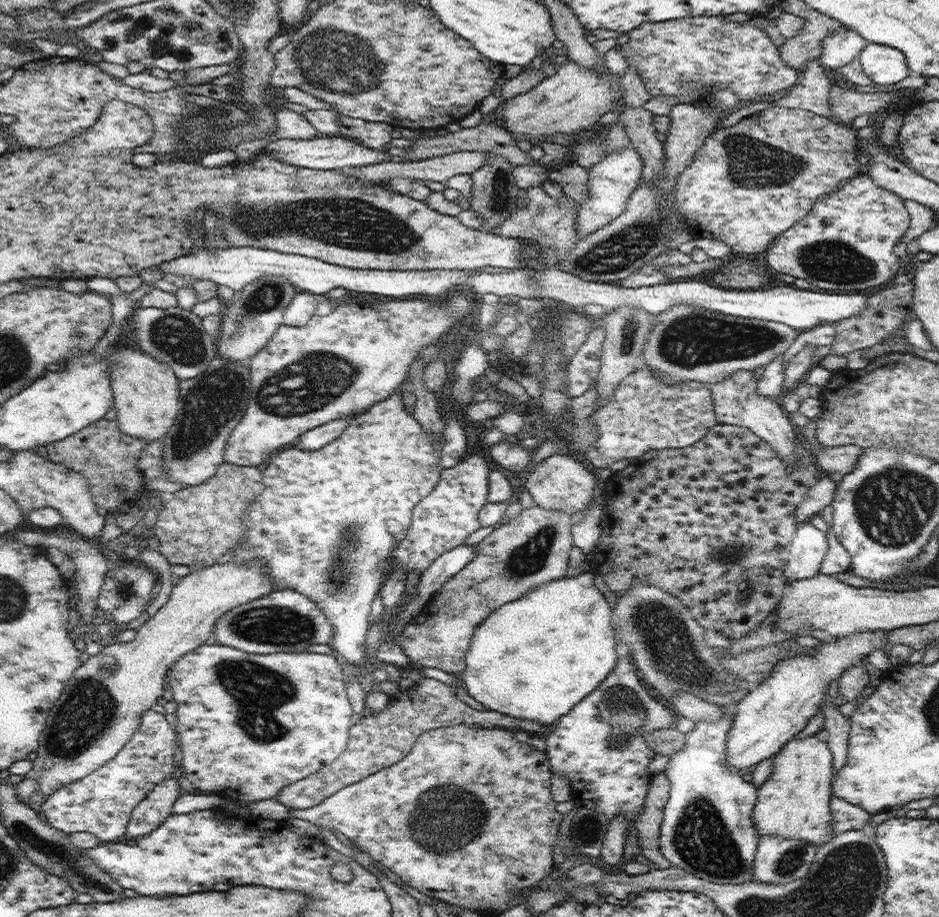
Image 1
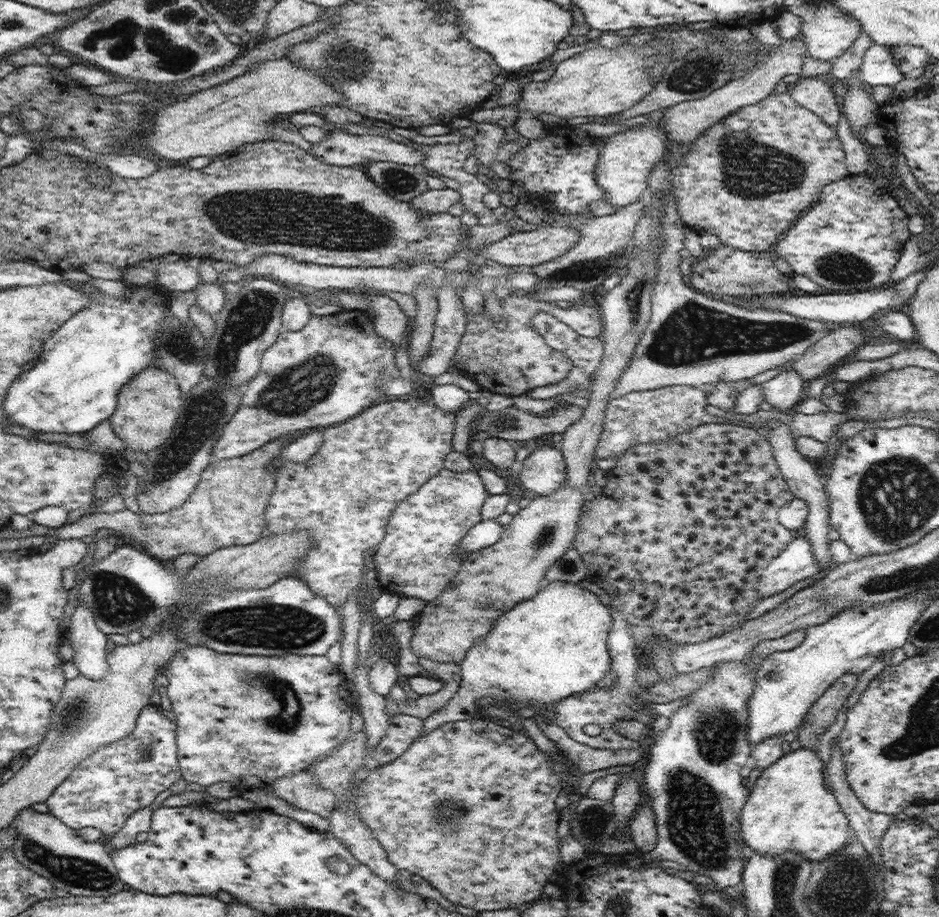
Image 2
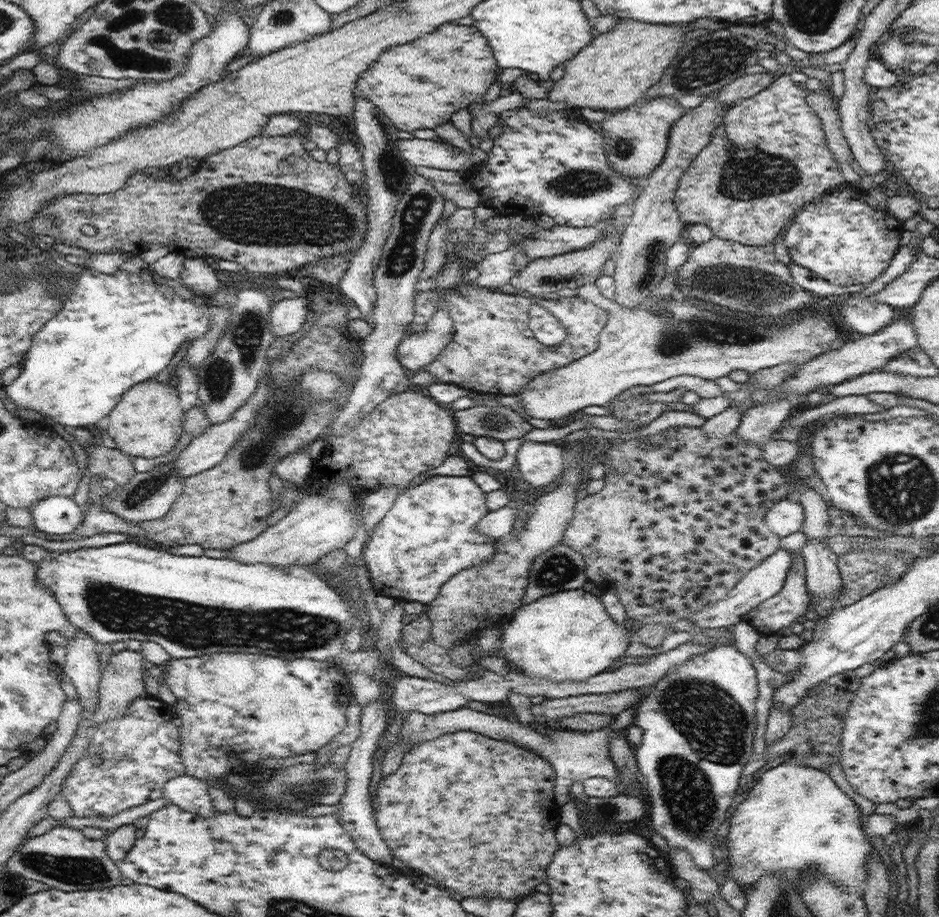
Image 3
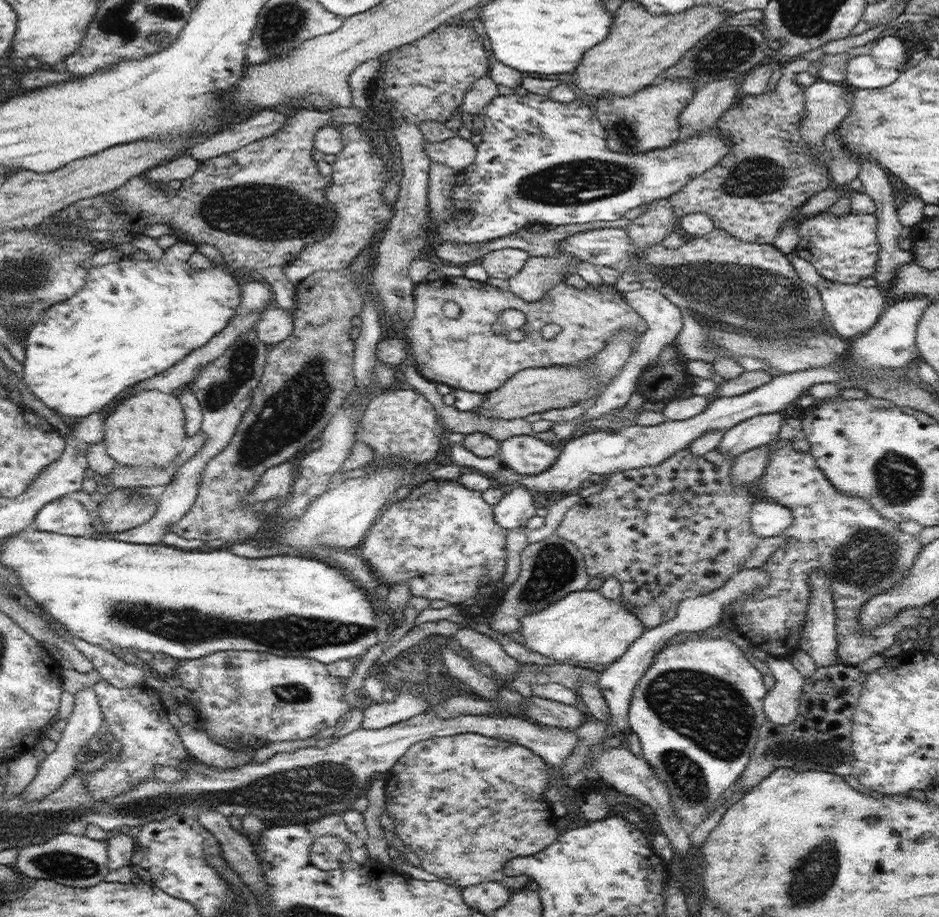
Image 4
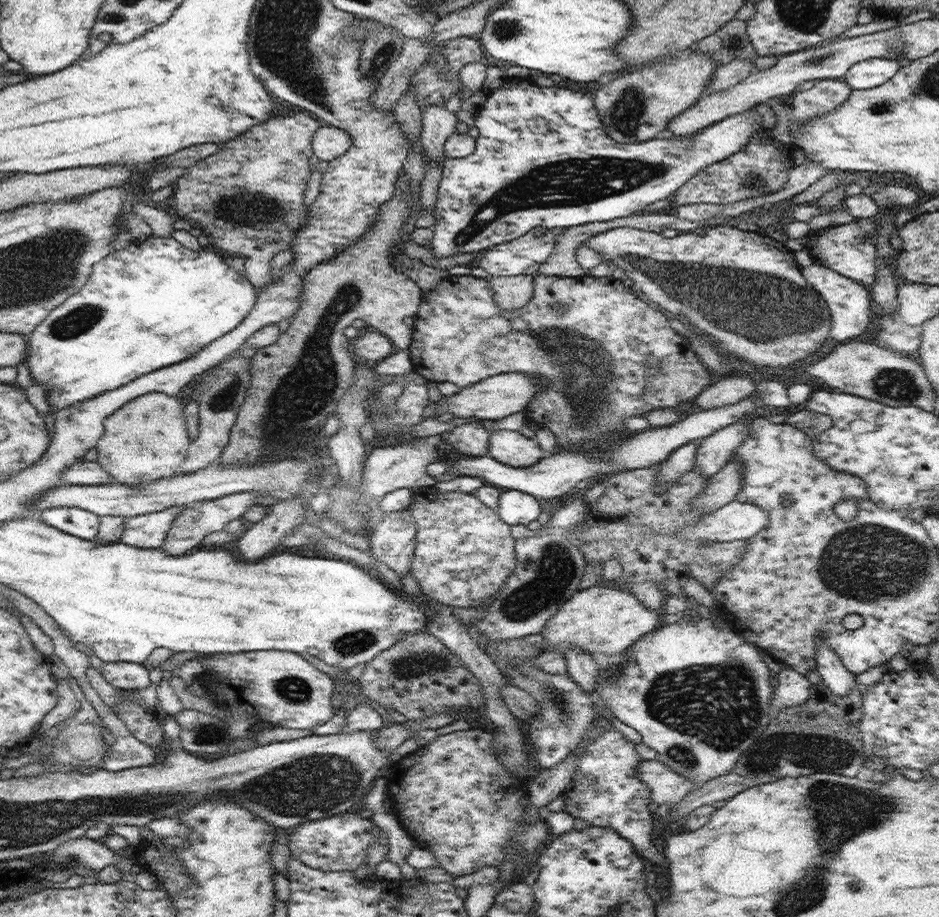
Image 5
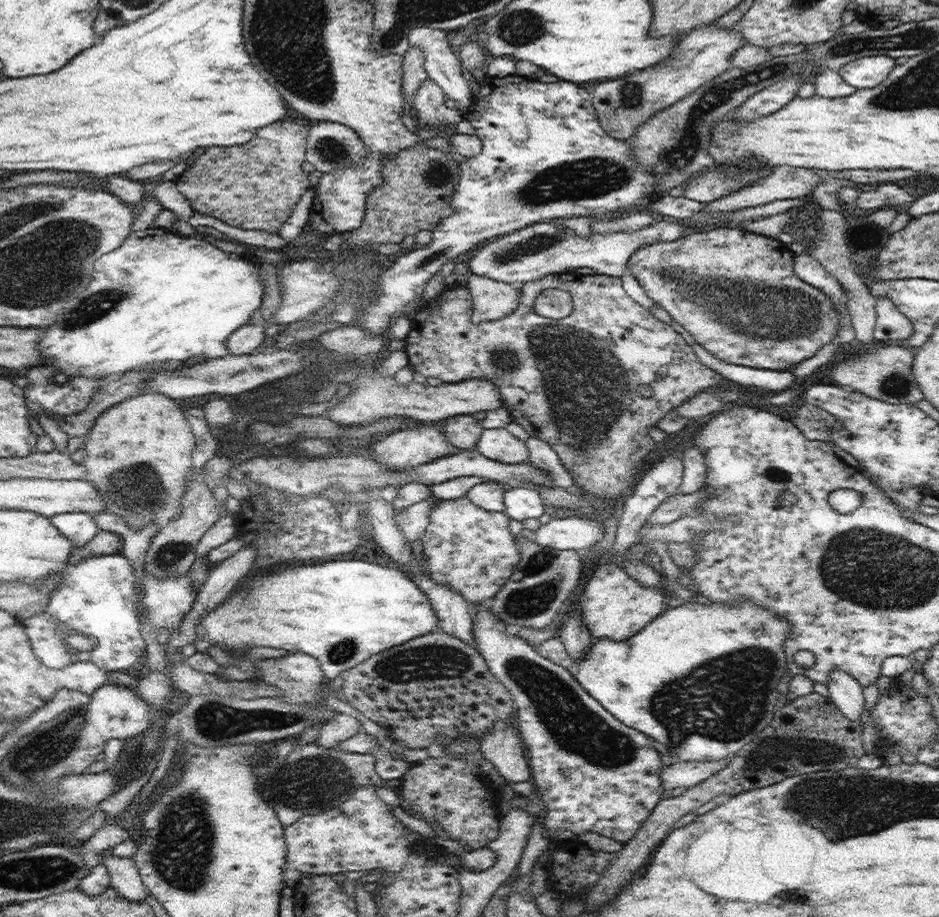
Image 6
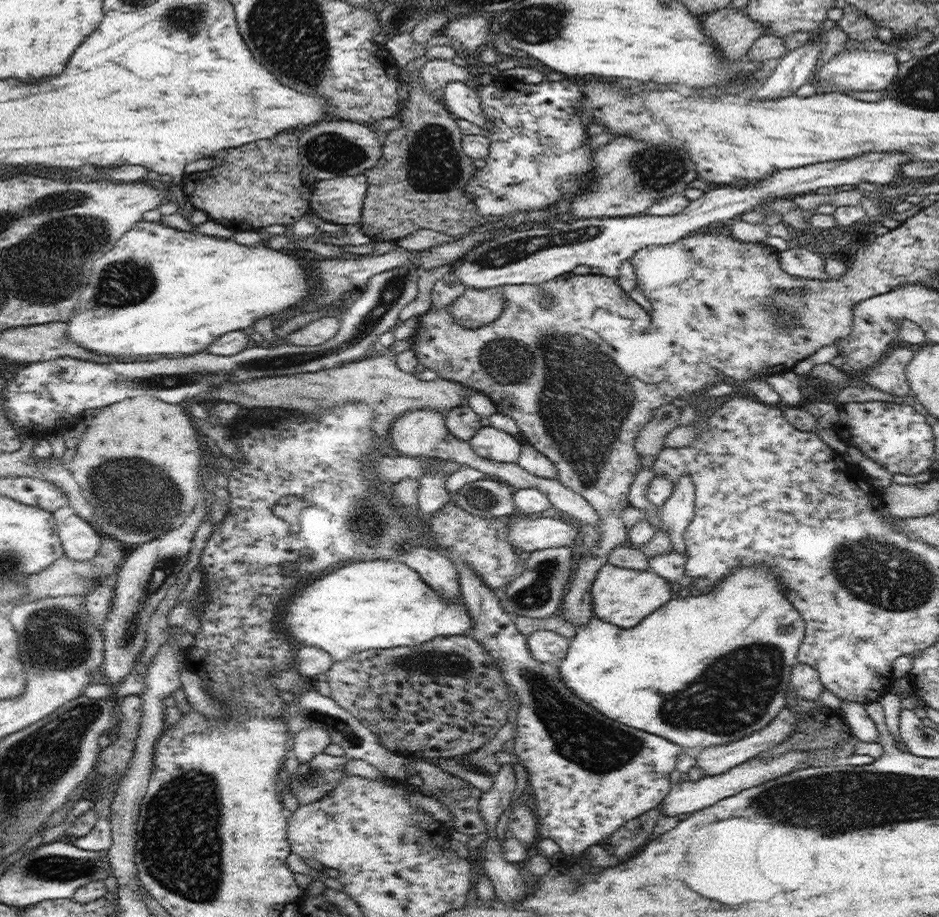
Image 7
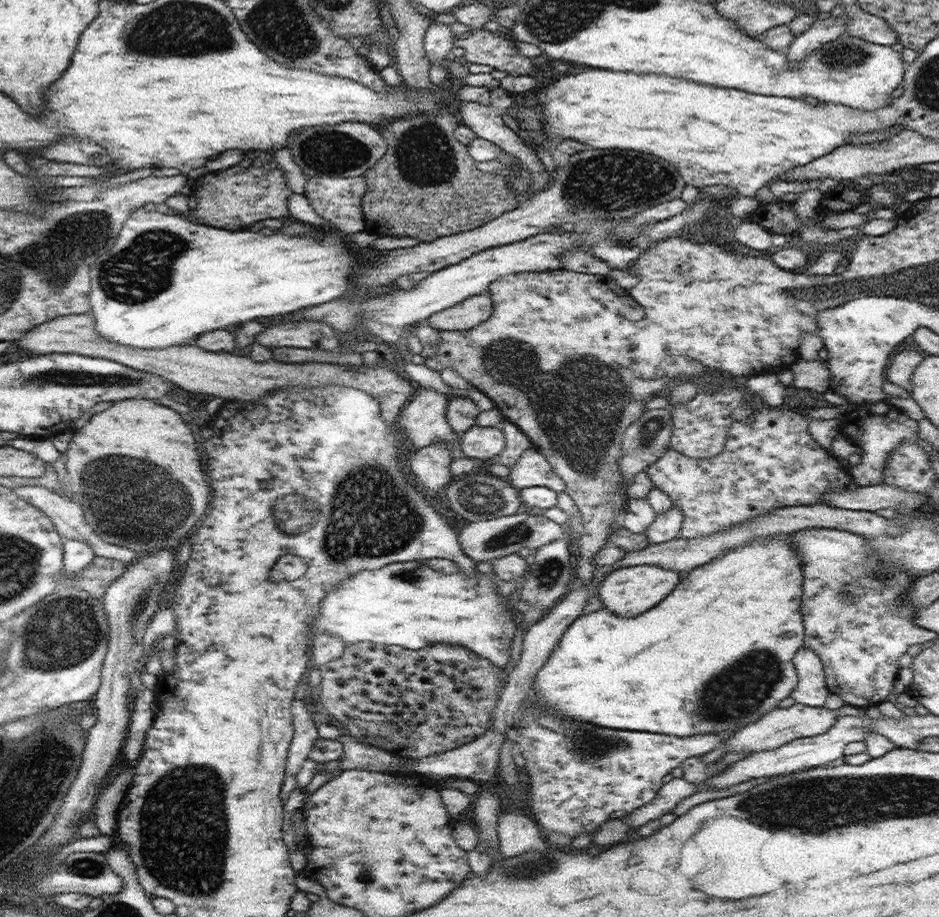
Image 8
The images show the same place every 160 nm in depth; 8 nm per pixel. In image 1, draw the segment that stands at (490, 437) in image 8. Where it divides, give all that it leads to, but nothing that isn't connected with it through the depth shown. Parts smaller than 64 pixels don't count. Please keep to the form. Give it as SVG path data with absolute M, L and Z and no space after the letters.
M559 452L540 461L538 467L530 472L525 488L530 492L533 500L546 510L560 510L568 514L583 512L593 502L594 486L601 483L597 472L586 463L580 462L574 456L562 455Z

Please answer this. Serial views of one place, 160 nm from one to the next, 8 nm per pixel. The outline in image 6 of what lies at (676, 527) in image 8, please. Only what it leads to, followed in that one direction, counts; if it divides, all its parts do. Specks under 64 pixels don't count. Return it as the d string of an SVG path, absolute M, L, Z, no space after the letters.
M688 447L680 455L683 460L683 479L678 492L690 494L705 486L707 466L700 447Z

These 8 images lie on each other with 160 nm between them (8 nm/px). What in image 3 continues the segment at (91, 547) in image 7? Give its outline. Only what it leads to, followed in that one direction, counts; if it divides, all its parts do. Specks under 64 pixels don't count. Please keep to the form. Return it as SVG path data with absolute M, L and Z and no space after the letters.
M50 496L31 508L38 531L50 535L69 535L83 522L83 508L73 497Z

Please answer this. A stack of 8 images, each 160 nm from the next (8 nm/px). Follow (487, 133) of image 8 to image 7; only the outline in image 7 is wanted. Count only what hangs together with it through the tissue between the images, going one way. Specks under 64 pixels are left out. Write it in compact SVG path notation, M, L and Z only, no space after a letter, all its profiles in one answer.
M452 81L445 86L444 94L444 105L451 114L477 124L484 132L491 127L491 122L482 110L478 89L467 87L462 81Z

